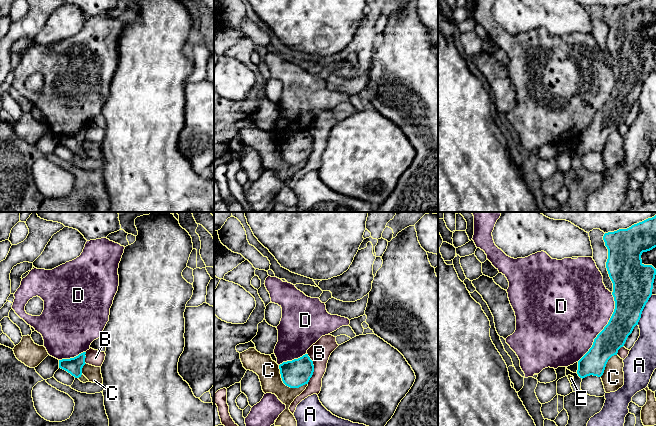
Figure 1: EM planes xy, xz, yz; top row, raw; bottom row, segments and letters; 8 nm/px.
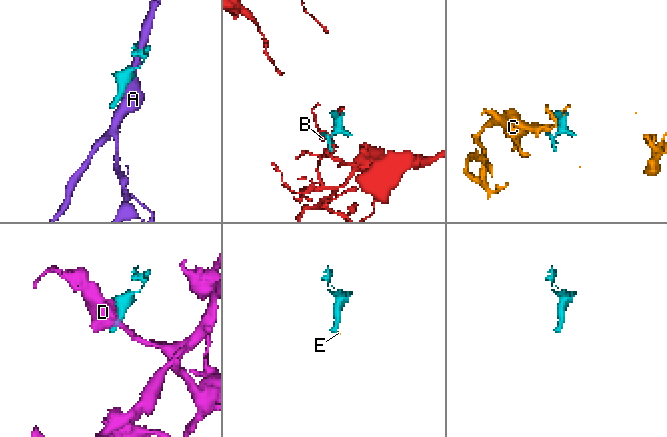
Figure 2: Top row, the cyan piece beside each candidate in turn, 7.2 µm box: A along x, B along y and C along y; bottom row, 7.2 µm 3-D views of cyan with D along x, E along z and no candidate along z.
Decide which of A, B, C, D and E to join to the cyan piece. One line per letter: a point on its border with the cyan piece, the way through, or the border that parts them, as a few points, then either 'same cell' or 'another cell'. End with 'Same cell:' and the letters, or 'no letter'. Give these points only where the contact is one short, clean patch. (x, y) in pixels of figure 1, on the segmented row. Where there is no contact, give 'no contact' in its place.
A: meets cyan in yz at (643, 308); another cell
B: meets cyan in xz at (313, 368); border along xz (307, 353), (313, 365), (313, 374), (308, 383); another cell
C: meets cyan in xz at (287, 385); border along xz (278, 365), (281, 380), (286, 385), (300, 387), (307, 384); another cell
D: meets cyan in yz at (604, 327); another cell
E: meets cyan in xy at (80, 376); runs through xy (74, 366), (80, 376), (83, 379); same cell
Same cell: E

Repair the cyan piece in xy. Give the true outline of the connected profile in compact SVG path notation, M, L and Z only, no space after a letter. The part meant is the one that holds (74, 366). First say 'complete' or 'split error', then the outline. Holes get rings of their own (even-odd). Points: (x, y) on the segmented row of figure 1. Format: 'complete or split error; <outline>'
split error; M83 352L74 358L59 360L59 368L67 371L83 383L89 382L89 380L82 374L82 368L86 364L85 354L86 352Z

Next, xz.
complete; M308 354L298 359L283 362L279 365L283 383L290 388L299 388L308 384L314 372L313 361Z

